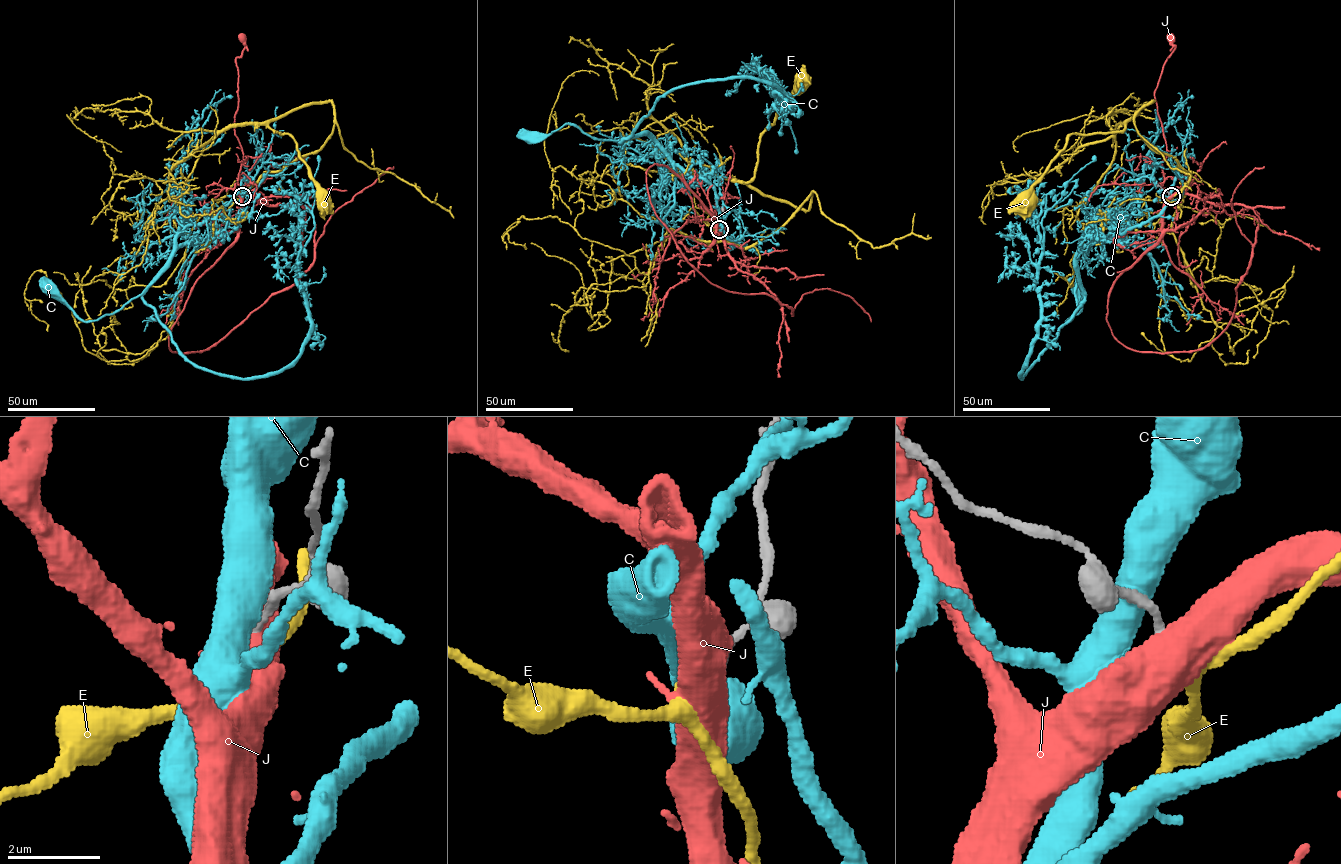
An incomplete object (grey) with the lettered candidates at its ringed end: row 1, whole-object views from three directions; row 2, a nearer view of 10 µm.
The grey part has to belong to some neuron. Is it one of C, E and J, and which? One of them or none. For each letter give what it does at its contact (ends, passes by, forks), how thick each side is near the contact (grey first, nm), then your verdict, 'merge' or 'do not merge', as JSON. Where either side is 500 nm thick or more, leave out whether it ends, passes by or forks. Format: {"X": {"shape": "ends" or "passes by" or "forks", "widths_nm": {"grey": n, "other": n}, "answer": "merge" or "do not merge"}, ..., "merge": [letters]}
{"C": {"widths_nm": {"grey": 260, "other": 500}, "answer": "do not merge"}, "E": {"shape": "passes by", "widths_nm": {"grey": 160, "other": 220}, "answer": "merge"}, "J": {"widths_nm": {"grey": 200, "other": 550}, "answer": "do not merge"}, "merge": ["E"]}

